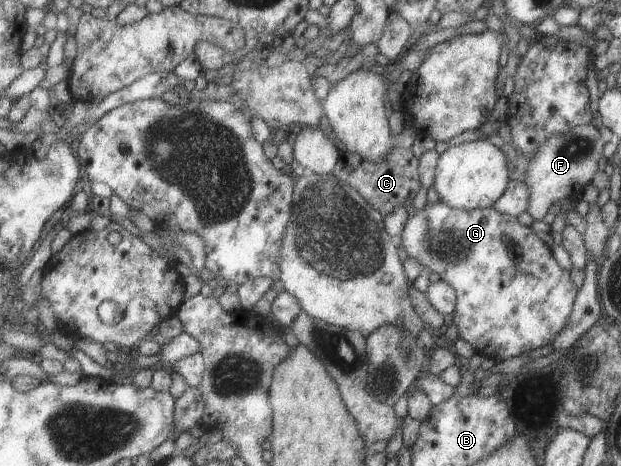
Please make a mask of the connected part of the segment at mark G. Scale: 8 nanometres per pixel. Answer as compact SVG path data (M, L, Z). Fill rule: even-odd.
M437 200L435 203L426 204L422 209L415 209L410 215L407 215L404 225L399 232L400 235L396 245L399 245L399 247L405 251L405 257L416 259L422 269L426 269L428 273L436 273L440 280L445 281L454 289L455 310L451 313L451 321L456 326L457 337L466 341L468 345L471 345L476 353L491 358L495 363L501 362L514 356L524 355L524 353L528 353L532 351L532 349L536 349L536 347L550 344L553 338L562 331L562 328L566 328L565 325L568 316L571 314L572 304L579 289L572 284L568 276L569 270L565 270L557 264L557 261L552 255L551 248L546 246L546 244L534 234L530 226L521 225L516 216L500 213L492 206L471 210L456 209L447 206L442 200Z

